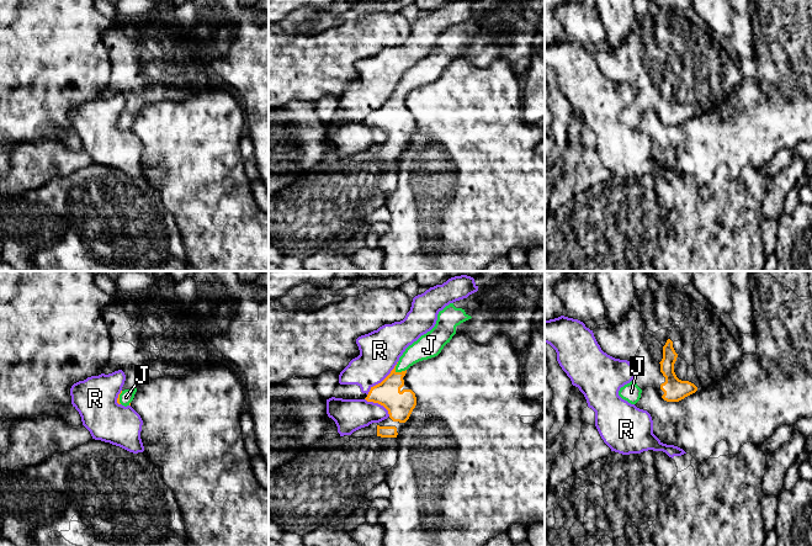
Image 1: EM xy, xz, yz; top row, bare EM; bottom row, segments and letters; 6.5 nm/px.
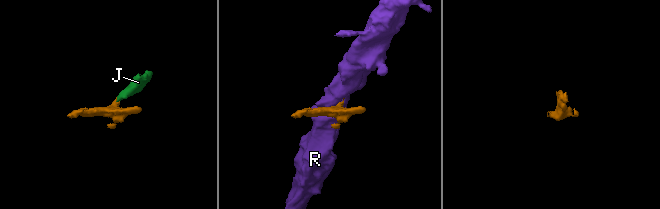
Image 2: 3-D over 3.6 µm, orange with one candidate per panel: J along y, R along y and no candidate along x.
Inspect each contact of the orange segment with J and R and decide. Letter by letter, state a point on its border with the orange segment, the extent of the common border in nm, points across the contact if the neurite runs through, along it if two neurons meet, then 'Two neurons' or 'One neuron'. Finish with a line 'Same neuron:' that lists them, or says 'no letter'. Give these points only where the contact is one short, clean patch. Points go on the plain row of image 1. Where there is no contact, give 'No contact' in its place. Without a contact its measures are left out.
J: Touches orange at xz (399, 96). Shared border 80 nm. Path across: xz (399, 128), (399, 96), (417, 75), (426, 70). One neuron
R: Touches orange at xz (383, 104). Shared border 300 nm. Two neurons
Same neuron: J

